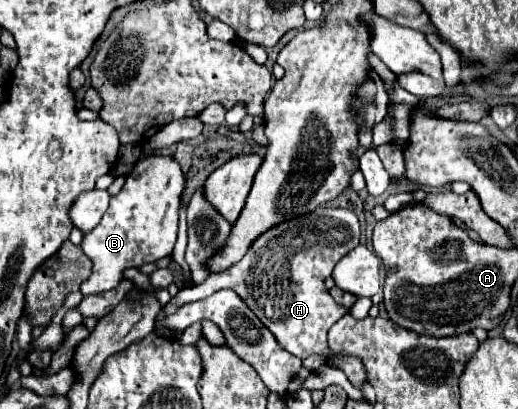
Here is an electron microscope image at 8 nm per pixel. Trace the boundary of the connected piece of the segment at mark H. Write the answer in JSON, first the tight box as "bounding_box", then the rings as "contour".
{"bounding_box":[164,207,368,389],"contour":[[[318,207],[312,213],[280,223],[274,229],[260,235],[250,247],[250,251],[244,255],[244,259],[232,265],[230,269],[218,275],[208,275],[208,279],[204,279],[204,283],[200,285],[180,289],[180,293],[172,297],[170,303],[164,307],[164,313],[168,315],[168,311],[176,311],[176,307],[204,299],[214,291],[230,287],[272,331],[272,335],[276,337],[280,347],[284,347],[284,351],[296,355],[298,359],[322,355],[326,359],[326,365],[344,371],[348,381],[360,389],[368,381],[362,361],[356,355],[332,351],[328,347],[326,337],[328,329],[340,317],[348,315],[350,309],[340,307],[324,285],[324,279],[332,273],[334,265],[358,243],[360,223],[354,211]]]}

